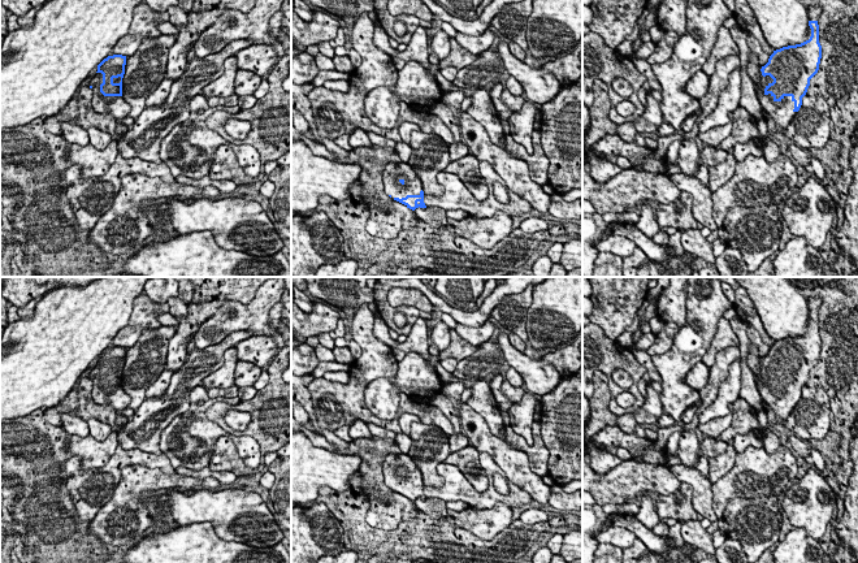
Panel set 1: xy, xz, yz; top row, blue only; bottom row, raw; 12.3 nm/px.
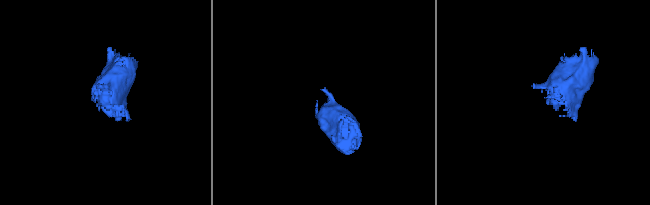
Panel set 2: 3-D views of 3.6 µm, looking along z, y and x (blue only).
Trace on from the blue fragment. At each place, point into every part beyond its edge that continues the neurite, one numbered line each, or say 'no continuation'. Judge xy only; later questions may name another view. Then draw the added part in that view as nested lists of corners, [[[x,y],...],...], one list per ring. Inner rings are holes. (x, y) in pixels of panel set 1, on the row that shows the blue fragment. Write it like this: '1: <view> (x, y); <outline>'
1: xy (116, 105); [[[96,73],[91,79],[92,87],[92,108],[98,113],[109,113],[116,121],[121,121],[129,117],[131,107],[125,101],[122,96],[104,96],[100,92],[100,85],[103,83],[103,74]]]

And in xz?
1: xz (393, 172); [[[400,161],[385,166],[384,187],[386,195],[402,199],[407,195],[420,195],[422,183],[417,173],[407,163]]]

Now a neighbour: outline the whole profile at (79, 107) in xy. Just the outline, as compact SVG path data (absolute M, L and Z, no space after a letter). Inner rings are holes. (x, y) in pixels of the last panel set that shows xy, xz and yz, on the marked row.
M84 86L78 88L79 95L73 96L68 107L58 113L44 117L44 127L53 135L62 135L61 124L68 121L79 121L79 126L84 130L98 127L114 135L117 121L109 113L98 113L92 108L92 88Z

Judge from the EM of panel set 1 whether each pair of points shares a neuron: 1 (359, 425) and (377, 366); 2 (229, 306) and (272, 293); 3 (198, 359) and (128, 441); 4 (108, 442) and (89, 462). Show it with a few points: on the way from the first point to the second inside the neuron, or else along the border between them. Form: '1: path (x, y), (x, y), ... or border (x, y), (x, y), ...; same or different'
1: border (365, 423), (355, 420), (350, 427); different
2: path (239, 308), (256, 308), (261, 303); same
3: path (185, 380), (178, 390), (148, 420); same
4: path (103, 447), (94, 457); same

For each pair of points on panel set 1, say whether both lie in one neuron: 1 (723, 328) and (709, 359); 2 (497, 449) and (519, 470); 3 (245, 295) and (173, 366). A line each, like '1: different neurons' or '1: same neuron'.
1: same neuron
2: same neuron
3: same neuron

